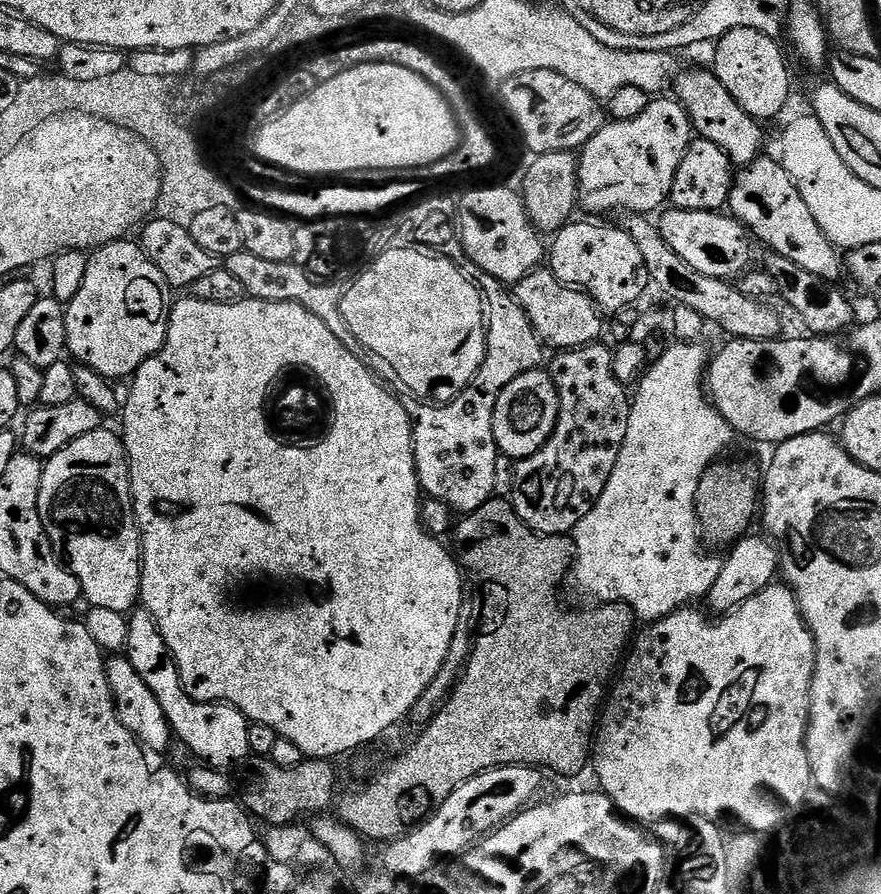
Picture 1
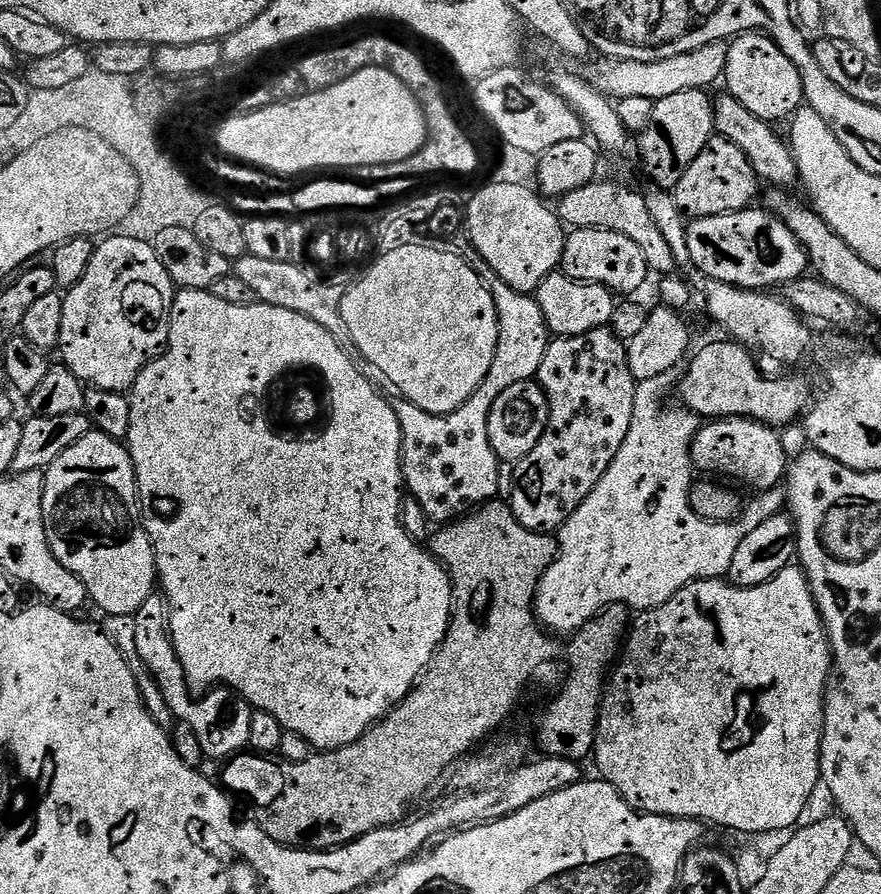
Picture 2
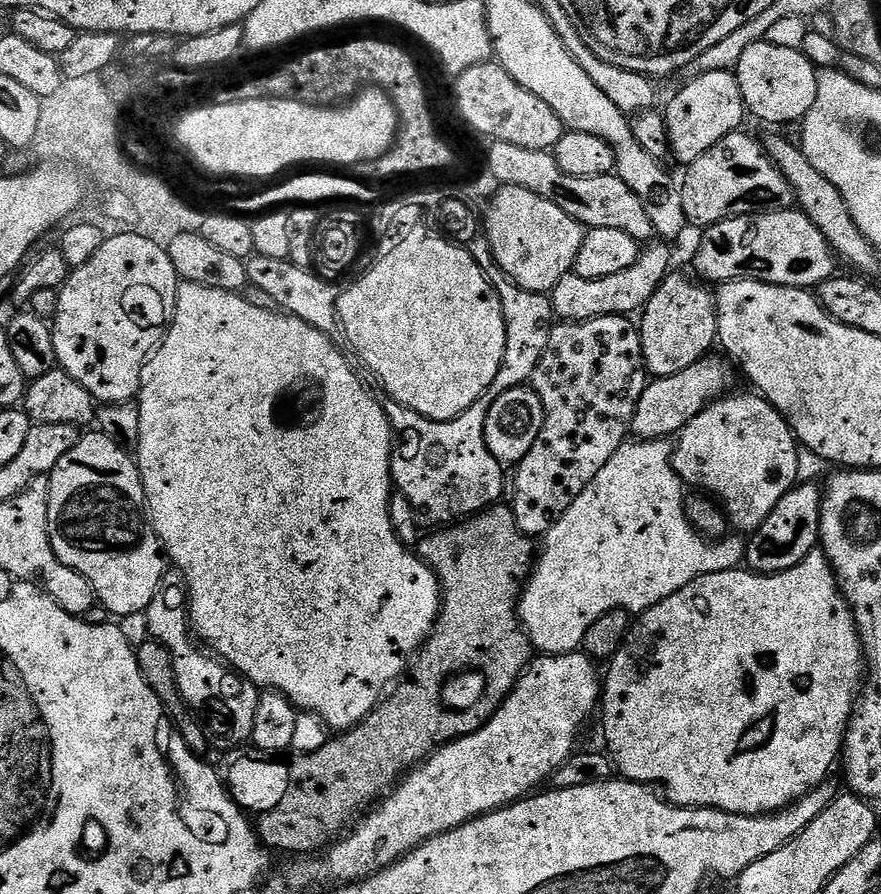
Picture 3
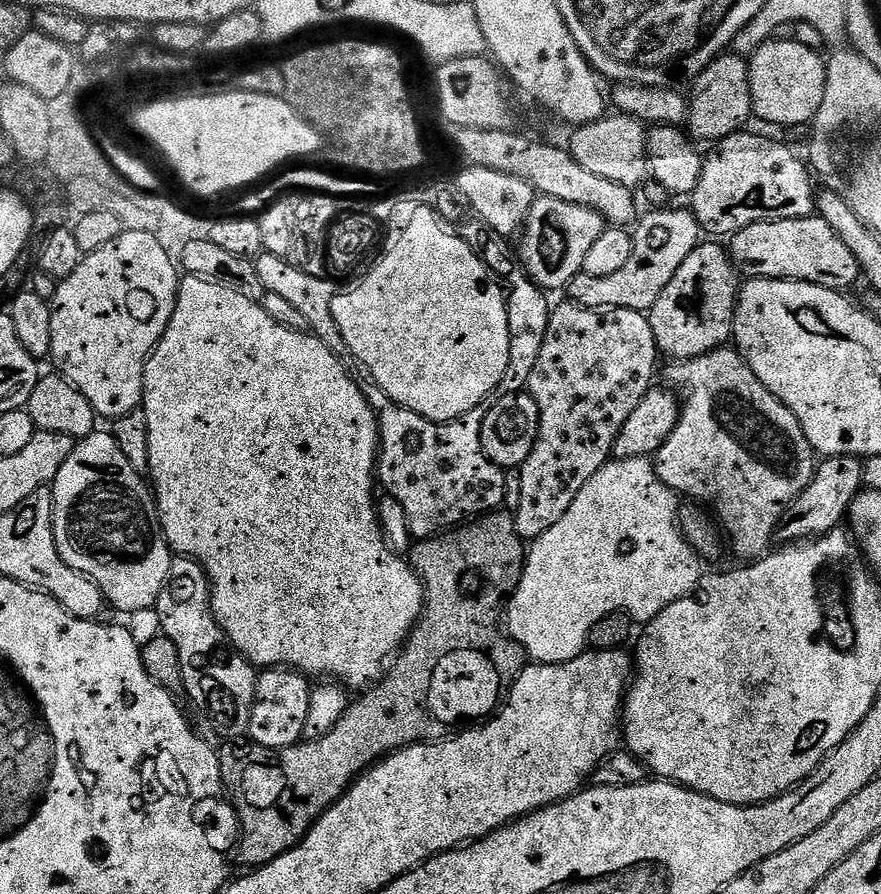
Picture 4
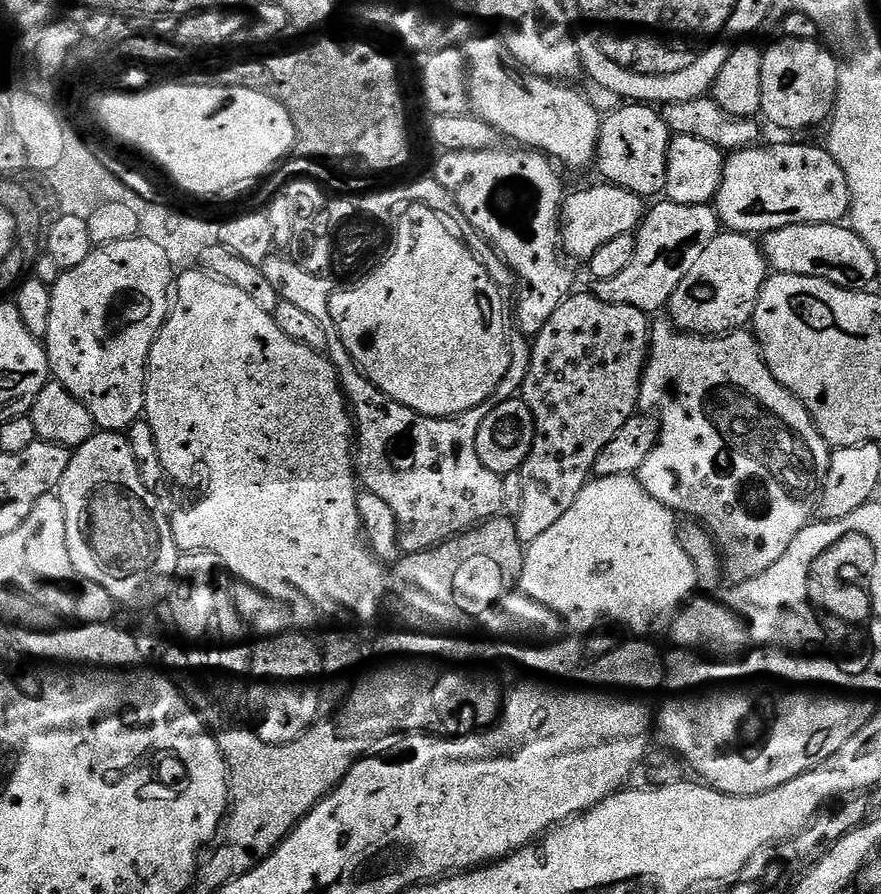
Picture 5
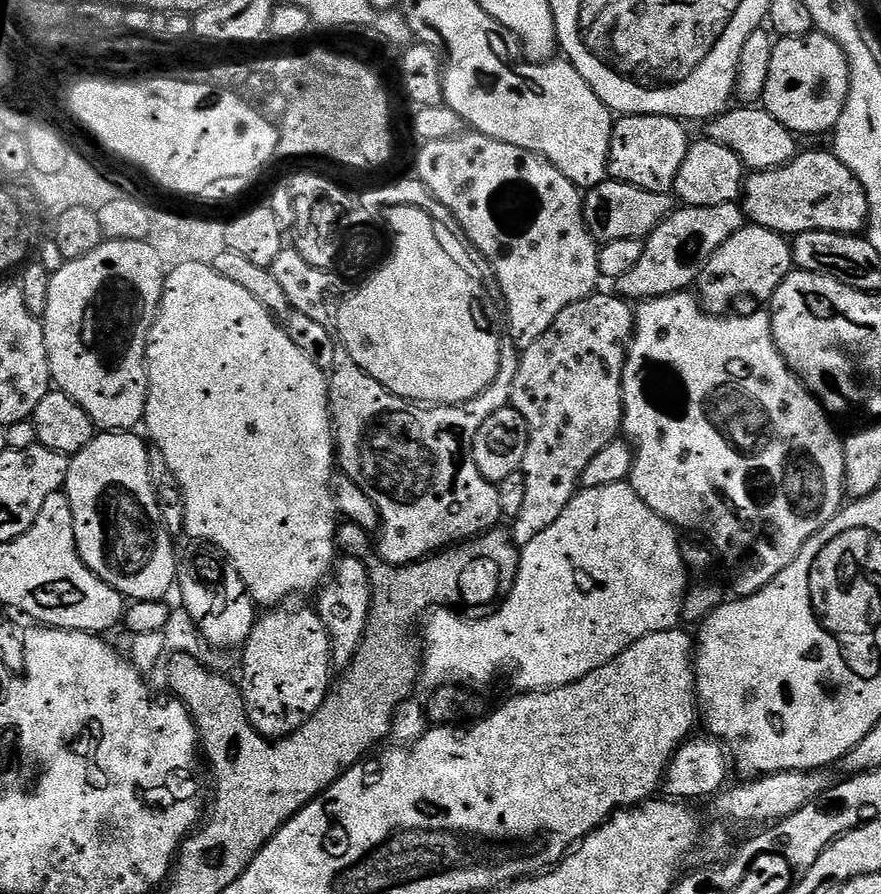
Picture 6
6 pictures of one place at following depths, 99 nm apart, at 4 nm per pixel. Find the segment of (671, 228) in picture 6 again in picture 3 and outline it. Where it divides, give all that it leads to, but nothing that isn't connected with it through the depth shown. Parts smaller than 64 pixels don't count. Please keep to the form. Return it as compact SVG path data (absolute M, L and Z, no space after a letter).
M664 242L649 243L630 270L622 270L622 274L610 274L610 278L582 278L575 274L564 276L550 293L553 313L564 322L639 313L650 302L658 286L670 275L673 265L672 252L668 248L671 247Z

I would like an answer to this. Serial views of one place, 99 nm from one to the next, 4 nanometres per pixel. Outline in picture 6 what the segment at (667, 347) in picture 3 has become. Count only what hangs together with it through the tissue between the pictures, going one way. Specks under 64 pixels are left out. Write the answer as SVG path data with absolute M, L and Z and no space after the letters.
M748 222L740 228L706 262L700 271L698 299L704 309L724 314L739 296L753 296L756 300L771 301L782 282L794 270L794 257L789 237L769 228Z

